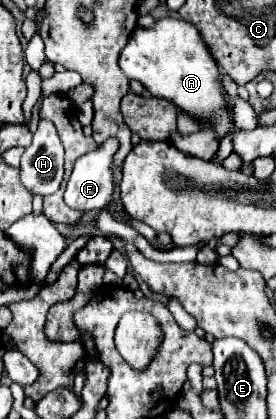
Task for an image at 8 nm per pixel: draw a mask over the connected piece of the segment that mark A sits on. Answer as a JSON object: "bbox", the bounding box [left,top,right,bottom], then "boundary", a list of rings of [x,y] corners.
{"bbox":[118,18,232,138],"boundary":[[[162,18],[152,28],[138,26],[132,32],[132,36],[128,38],[128,44],[124,46],[124,50],[120,52],[118,64],[130,80],[138,80],[152,96],[172,100],[178,108],[196,116],[208,128],[216,130],[220,138],[224,138],[232,130],[232,112],[230,112],[232,104],[226,100],[226,92],[220,84],[220,70],[216,66],[216,60],[208,52],[208,46],[200,40],[200,34],[196,32],[196,28],[192,24],[188,24],[180,18]]]}

